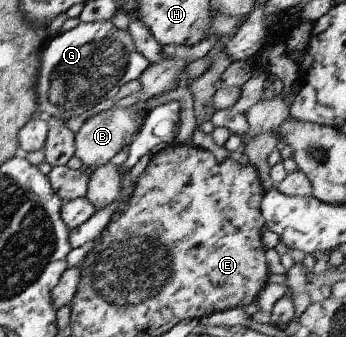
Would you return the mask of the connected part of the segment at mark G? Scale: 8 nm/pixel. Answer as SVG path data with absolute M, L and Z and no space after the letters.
M113 20L80 22L68 32L60 32L42 50L36 72L38 109L50 118L65 121L111 99L121 86L139 79L149 60L135 49L129 30L118 29Z

